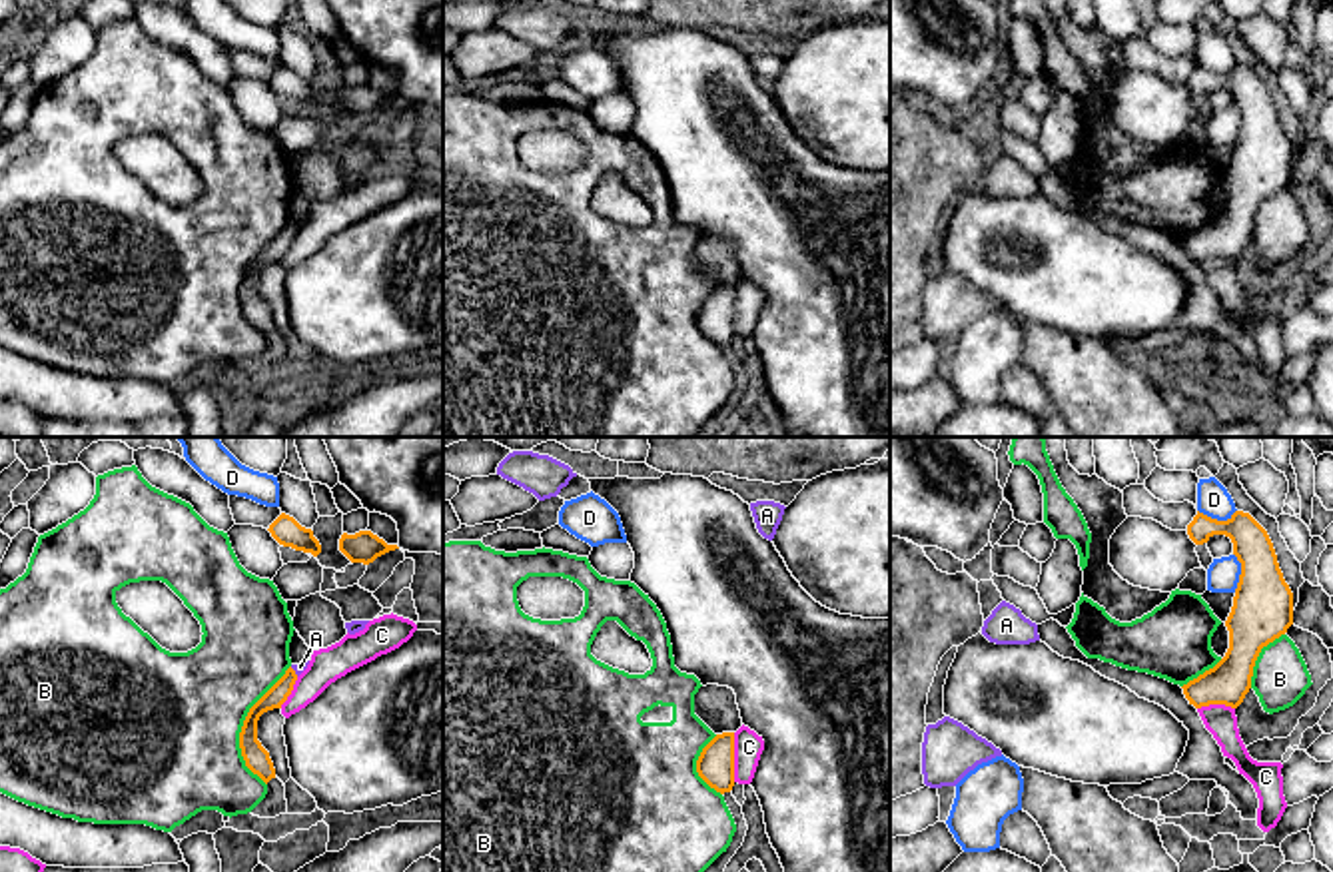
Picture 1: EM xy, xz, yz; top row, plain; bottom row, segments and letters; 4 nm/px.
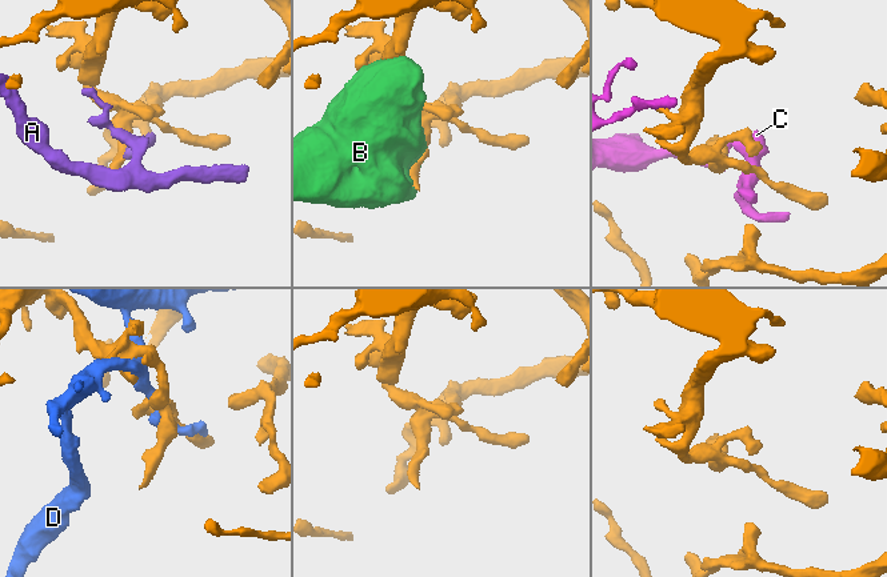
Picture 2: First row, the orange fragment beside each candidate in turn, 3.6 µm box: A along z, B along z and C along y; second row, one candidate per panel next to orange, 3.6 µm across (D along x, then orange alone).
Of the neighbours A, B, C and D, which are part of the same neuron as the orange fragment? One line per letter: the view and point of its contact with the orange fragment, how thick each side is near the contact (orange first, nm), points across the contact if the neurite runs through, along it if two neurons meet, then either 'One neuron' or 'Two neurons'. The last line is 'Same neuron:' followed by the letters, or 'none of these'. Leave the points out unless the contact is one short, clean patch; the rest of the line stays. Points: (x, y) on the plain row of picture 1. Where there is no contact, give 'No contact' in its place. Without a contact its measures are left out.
A: Touches orange at xy (294, 224). Thickness 80 nm (orange) against 40 nm. Boundary: xy (290, 220), (298, 228). Two neurons
B: Touches orange at xy (244, 278). Thickness 100 nm (orange) against 480 nm. Two neurons
C: Touches orange at xz (733, 310). Thickness 150 nm (orange) against 120 nm. Two neurons
D: Touches orange at yz (1216, 72). Thickness 160 nm (orange) against 130 nm. Two neurons
Same neuron: none of these

